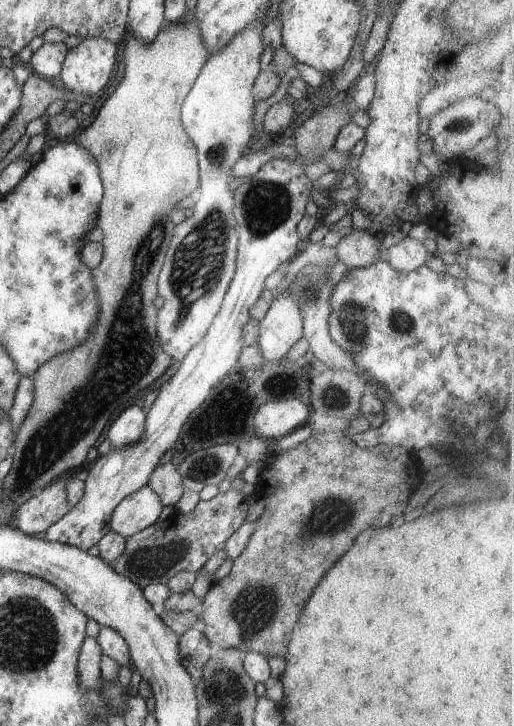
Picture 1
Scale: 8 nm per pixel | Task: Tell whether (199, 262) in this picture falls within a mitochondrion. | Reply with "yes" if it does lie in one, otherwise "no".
yes

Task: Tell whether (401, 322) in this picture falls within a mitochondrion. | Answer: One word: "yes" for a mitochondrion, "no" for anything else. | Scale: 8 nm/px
yes

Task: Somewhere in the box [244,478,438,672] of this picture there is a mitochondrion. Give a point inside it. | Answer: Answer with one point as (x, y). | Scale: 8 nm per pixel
(325, 519)

